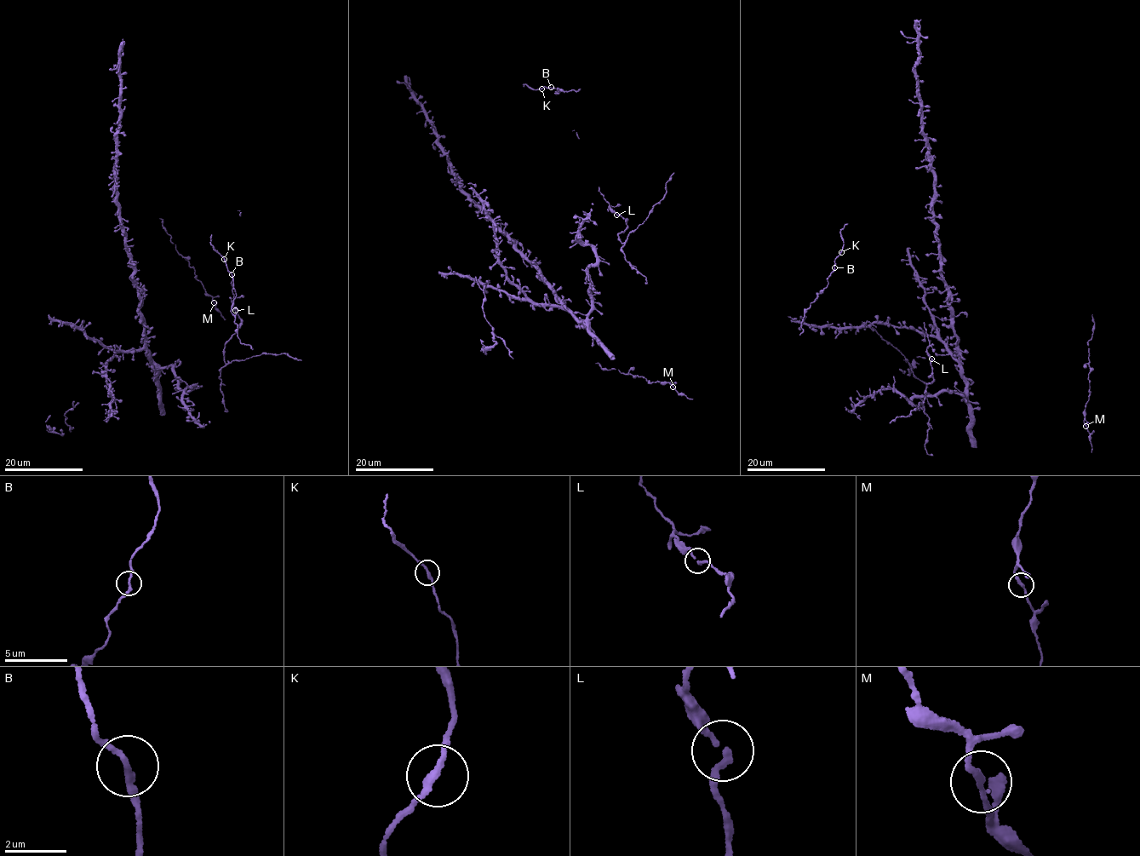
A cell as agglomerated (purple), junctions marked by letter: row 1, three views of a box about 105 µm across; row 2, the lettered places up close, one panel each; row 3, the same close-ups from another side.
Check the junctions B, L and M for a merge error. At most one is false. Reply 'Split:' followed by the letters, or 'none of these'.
Split: none of these

